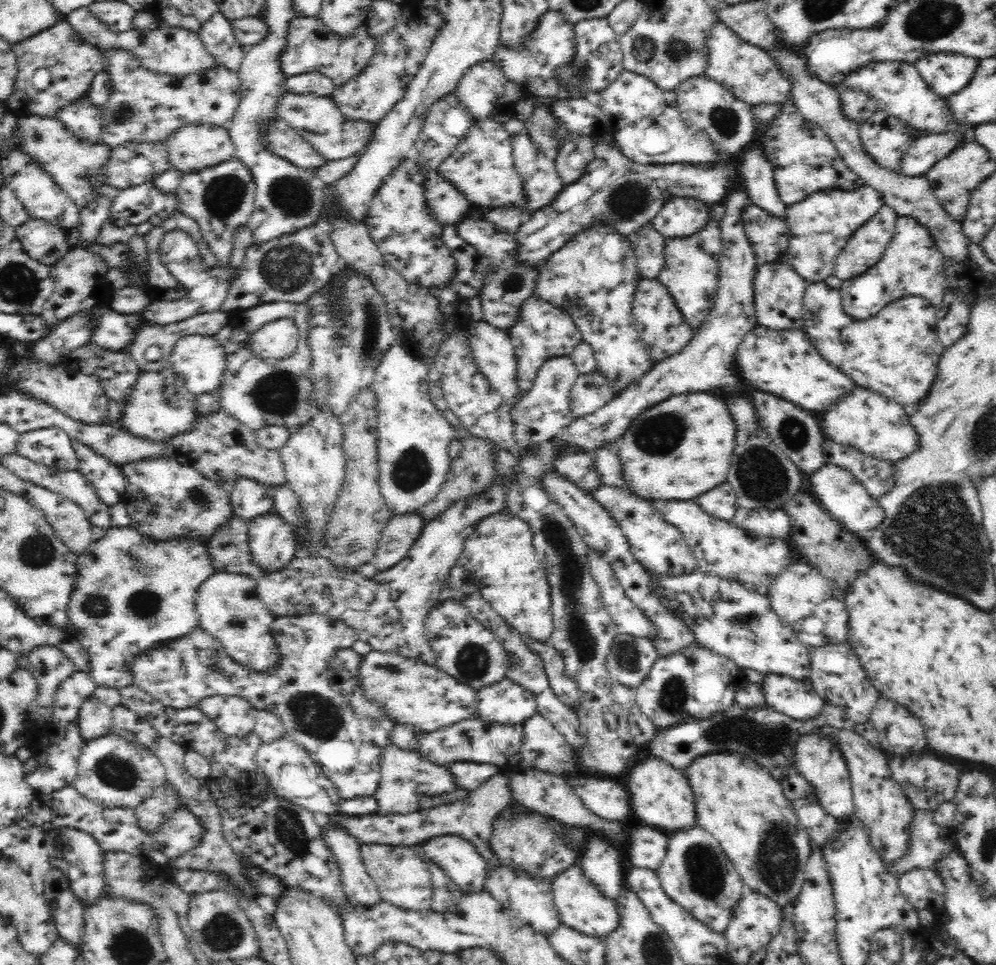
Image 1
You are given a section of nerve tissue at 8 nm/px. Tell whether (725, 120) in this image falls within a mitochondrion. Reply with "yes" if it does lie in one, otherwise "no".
yes

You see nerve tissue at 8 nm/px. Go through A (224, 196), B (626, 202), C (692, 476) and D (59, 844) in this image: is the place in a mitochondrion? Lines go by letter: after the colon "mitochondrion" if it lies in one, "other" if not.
A: mitochondrion
B: mitochondrion
C: other
D: other

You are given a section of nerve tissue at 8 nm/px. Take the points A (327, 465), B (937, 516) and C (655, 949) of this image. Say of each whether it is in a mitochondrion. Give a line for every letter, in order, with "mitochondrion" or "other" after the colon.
A: other
B: mitochondrion
C: mitochondrion

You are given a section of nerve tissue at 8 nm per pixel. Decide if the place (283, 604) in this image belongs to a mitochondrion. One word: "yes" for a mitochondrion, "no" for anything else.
no

